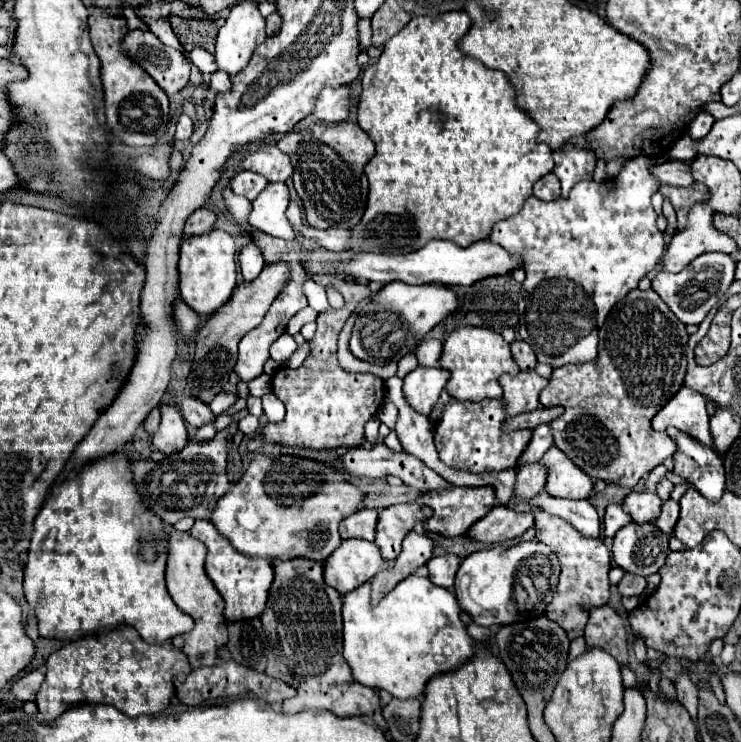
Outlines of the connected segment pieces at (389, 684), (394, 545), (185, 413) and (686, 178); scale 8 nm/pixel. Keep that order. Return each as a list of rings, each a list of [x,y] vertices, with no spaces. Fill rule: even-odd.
[[[410,575],[404,581],[400,581],[376,607],[370,605],[370,587],[358,587],[344,597],[344,659],[348,661],[352,675],[356,681],[374,687],[374,689],[384,689],[392,697],[398,699],[412,699],[412,697],[422,697],[426,683],[448,671],[460,669],[464,663],[468,663],[474,653],[474,639],[468,635],[466,625],[460,623],[460,605],[454,597],[444,587],[432,585],[430,579],[426,577],[416,577]]]
[[[404,503],[404,505],[392,505],[388,509],[382,509],[378,517],[376,539],[374,539],[378,543],[382,557],[386,561],[396,559],[406,533],[412,531],[418,521],[426,521],[430,515],[432,509],[418,503]]]
[[[186,397],[186,399],[178,405],[178,409],[180,409],[182,417],[186,419],[186,423],[192,425],[192,427],[196,427],[196,429],[200,429],[200,427],[206,425],[206,423],[216,421],[216,415],[210,411],[210,407],[204,405],[202,401],[194,399],[194,397]]]
[[[666,161],[662,165],[654,165],[652,173],[666,185],[678,185],[678,187],[688,187],[694,183],[692,179],[692,169],[690,161]]]

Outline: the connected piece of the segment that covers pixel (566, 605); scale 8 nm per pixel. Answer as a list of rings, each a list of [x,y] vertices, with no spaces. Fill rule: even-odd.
[[[534,511],[534,529],[536,539],[548,545],[554,555],[558,555],[562,567],[560,583],[556,587],[552,603],[546,607],[546,615],[548,619],[560,623],[570,639],[582,637],[588,623],[588,611],[582,607],[600,607],[610,599],[610,551],[606,549],[602,539],[588,539],[580,535],[580,531],[576,531],[570,523],[564,523],[564,519],[552,517],[546,511]]]

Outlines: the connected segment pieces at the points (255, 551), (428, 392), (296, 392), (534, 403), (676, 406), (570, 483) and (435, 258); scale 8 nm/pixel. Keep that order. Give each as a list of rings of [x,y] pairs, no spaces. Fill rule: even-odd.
[[[256,455],[254,461],[250,463],[250,467],[246,469],[244,477],[242,477],[238,483],[234,483],[232,489],[218,501],[216,509],[212,511],[212,523],[214,523],[216,529],[218,529],[222,535],[226,535],[226,537],[230,539],[230,543],[232,543],[240,553],[244,553],[244,555],[264,557],[264,559],[266,559],[266,557],[268,557],[268,559],[294,559],[294,557],[304,557],[304,559],[312,559],[312,561],[322,563],[322,561],[342,543],[342,539],[338,541],[338,523],[340,523],[342,519],[346,519],[348,515],[356,513],[356,509],[362,507],[362,501],[364,501],[364,495],[358,491],[358,487],[354,487],[352,483],[346,483],[346,481],[342,479],[342,473],[330,469],[330,467],[324,465],[324,463],[316,463],[316,461],[308,461],[308,459],[298,459],[298,457],[292,457],[292,455],[280,455],[280,459],[272,459],[272,461],[270,461],[270,457],[266,457],[266,455]]]
[[[416,367],[404,377],[404,399],[420,415],[430,415],[434,403],[438,401],[444,385],[448,383],[450,373],[440,367]]]
[[[350,305],[322,311],[316,319],[316,335],[310,341],[310,355],[302,367],[280,367],[274,373],[272,391],[286,405],[286,417],[280,423],[266,423],[259,436],[248,444],[249,452],[257,452],[264,442],[316,451],[338,447],[352,449],[364,443],[364,425],[378,413],[384,401],[384,381],[372,373],[348,373],[338,363],[338,333],[352,315],[352,309]]]
[[[526,371],[518,375],[502,375],[500,385],[504,389],[504,403],[506,403],[506,415],[520,415],[528,411],[536,411],[540,401],[540,391],[548,385],[544,377],[540,377],[536,371]]]
[[[682,387],[652,419],[652,429],[664,431],[666,427],[676,427],[700,443],[712,445],[706,397],[690,387]]]
[[[550,447],[540,459],[548,469],[544,491],[552,497],[564,499],[588,499],[592,493],[592,479],[578,469],[558,447]]]
[[[482,239],[472,243],[470,247],[458,247],[450,241],[430,241],[422,249],[414,253],[404,255],[384,255],[384,253],[356,253],[356,259],[352,261],[340,261],[336,263],[336,273],[350,275],[354,279],[366,279],[366,281],[378,281],[378,283],[392,283],[392,281],[404,281],[410,285],[420,283],[436,283],[436,285],[472,285],[480,279],[486,279],[490,275],[506,275],[514,269],[524,267],[524,259],[512,257],[504,247],[492,243],[490,239]]]

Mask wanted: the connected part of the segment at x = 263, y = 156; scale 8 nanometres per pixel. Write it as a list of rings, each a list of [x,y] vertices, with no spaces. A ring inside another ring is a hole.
[[[272,145],[260,147],[252,155],[244,155],[238,161],[238,165],[242,169],[256,171],[272,183],[284,183],[292,175],[290,157],[286,153],[282,153],[278,147],[272,147]]]

